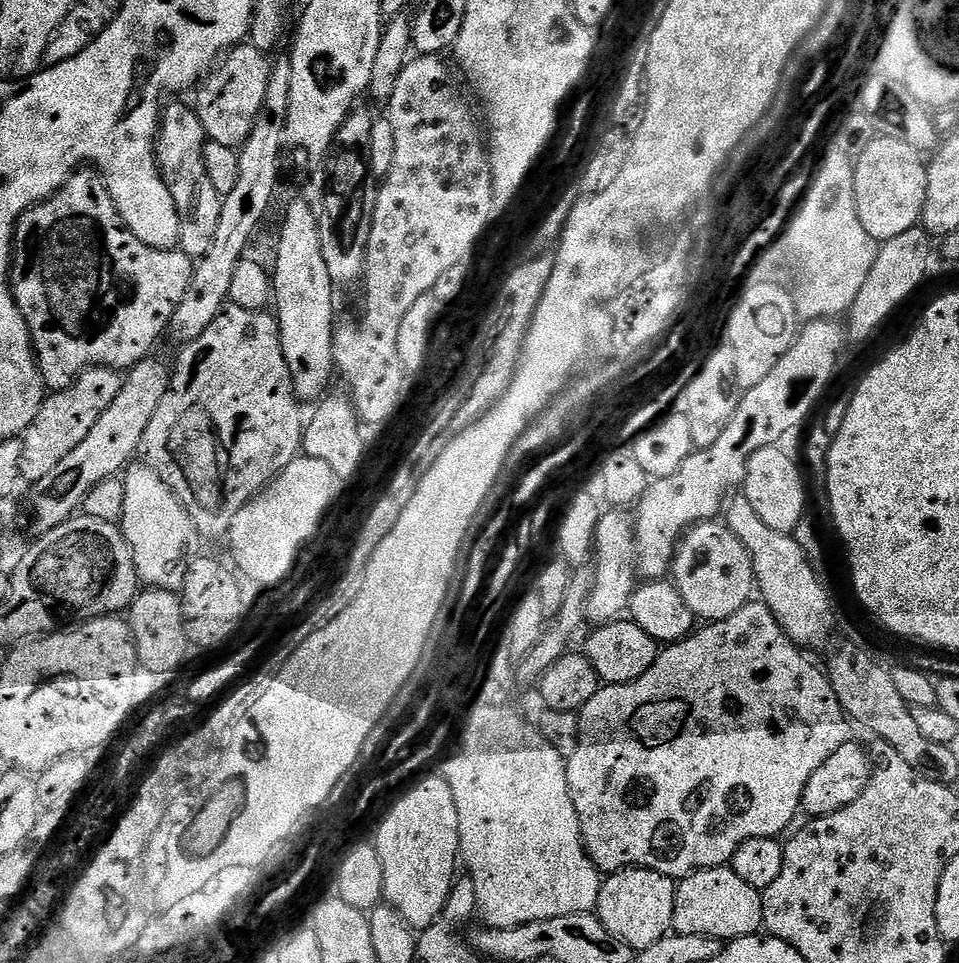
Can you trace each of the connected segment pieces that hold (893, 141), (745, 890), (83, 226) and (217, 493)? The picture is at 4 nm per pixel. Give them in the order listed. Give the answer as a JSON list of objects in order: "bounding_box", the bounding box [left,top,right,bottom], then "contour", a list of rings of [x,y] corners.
[{"bounding_box":[854,134,928,242],"contour":[[[892,134],[875,138],[855,157],[854,198],[858,218],[877,242],[898,238],[921,223],[926,202],[928,164],[918,149]]]},{"bounding_box":[672,867,764,942],"contour":[[[731,867],[704,868],[690,876],[683,877],[677,883],[674,898],[674,918],[672,932],[675,934],[702,934],[731,942],[743,936],[757,935],[764,928],[764,897],[761,889],[750,886],[732,872]]]},{"bounding_box":[10,170,194,393],"contour":[[[77,170],[73,172],[70,179],[61,186],[55,194],[48,200],[42,200],[39,204],[36,204],[33,208],[27,208],[24,213],[20,215],[20,220],[16,223],[16,235],[14,237],[14,255],[12,257],[12,271],[10,273],[10,279],[12,281],[12,297],[16,299],[16,305],[18,310],[22,310],[22,318],[26,318],[26,326],[30,330],[32,335],[32,348],[36,352],[36,365],[40,367],[40,373],[44,379],[45,389],[49,393],[57,392],[58,390],[66,390],[72,385],[74,381],[78,379],[81,372],[85,372],[88,368],[114,368],[117,370],[131,370],[135,364],[149,359],[153,355],[152,347],[160,340],[160,335],[163,337],[168,330],[168,324],[174,318],[174,310],[178,310],[178,302],[182,302],[182,298],[186,295],[186,290],[190,286],[192,281],[192,270],[194,267],[193,257],[187,256],[185,252],[179,250],[173,250],[170,248],[155,248],[154,246],[146,246],[146,242],[142,242],[133,232],[124,225],[124,219],[118,214],[118,210],[114,206],[114,202],[111,200],[111,196],[108,193],[108,187],[104,185],[104,177],[95,170]]]},{"bounding_box":[139,303,306,538],"contour":[[[229,303],[224,311],[218,314],[218,318],[214,318],[214,322],[210,322],[210,326],[206,326],[202,338],[194,338],[194,342],[183,345],[179,352],[180,357],[176,360],[176,368],[174,364],[174,371],[168,381],[166,394],[162,398],[162,402],[158,402],[158,410],[154,410],[154,418],[150,418],[150,426],[146,426],[146,434],[142,434],[139,455],[142,457],[143,463],[147,464],[150,470],[154,470],[154,474],[158,474],[162,478],[162,482],[166,482],[170,486],[172,493],[178,497],[184,509],[190,514],[192,525],[196,527],[197,533],[201,537],[220,536],[220,538],[224,538],[227,537],[230,526],[234,522],[234,514],[238,514],[238,510],[242,510],[242,506],[246,506],[257,494],[264,491],[281,470],[290,466],[290,462],[301,455],[306,420],[303,415],[300,417],[302,404],[296,399],[294,382],[290,378],[290,366],[286,366],[286,354],[282,354],[280,322],[271,311],[242,310],[242,306]]]}]

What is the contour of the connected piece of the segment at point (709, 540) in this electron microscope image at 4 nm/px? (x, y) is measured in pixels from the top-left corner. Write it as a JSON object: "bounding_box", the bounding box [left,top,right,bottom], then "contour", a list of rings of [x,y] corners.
{"bounding_box":[670,520,756,622],"contour":[[[705,520],[703,524],[694,524],[685,532],[683,540],[676,548],[676,556],[672,559],[670,576],[682,594],[686,606],[690,606],[693,617],[700,619],[701,616],[701,621],[704,622],[730,618],[730,614],[742,610],[742,606],[749,603],[754,596],[756,575],[750,554],[746,546],[742,546],[740,539],[728,529],[727,523],[716,520]]]}

